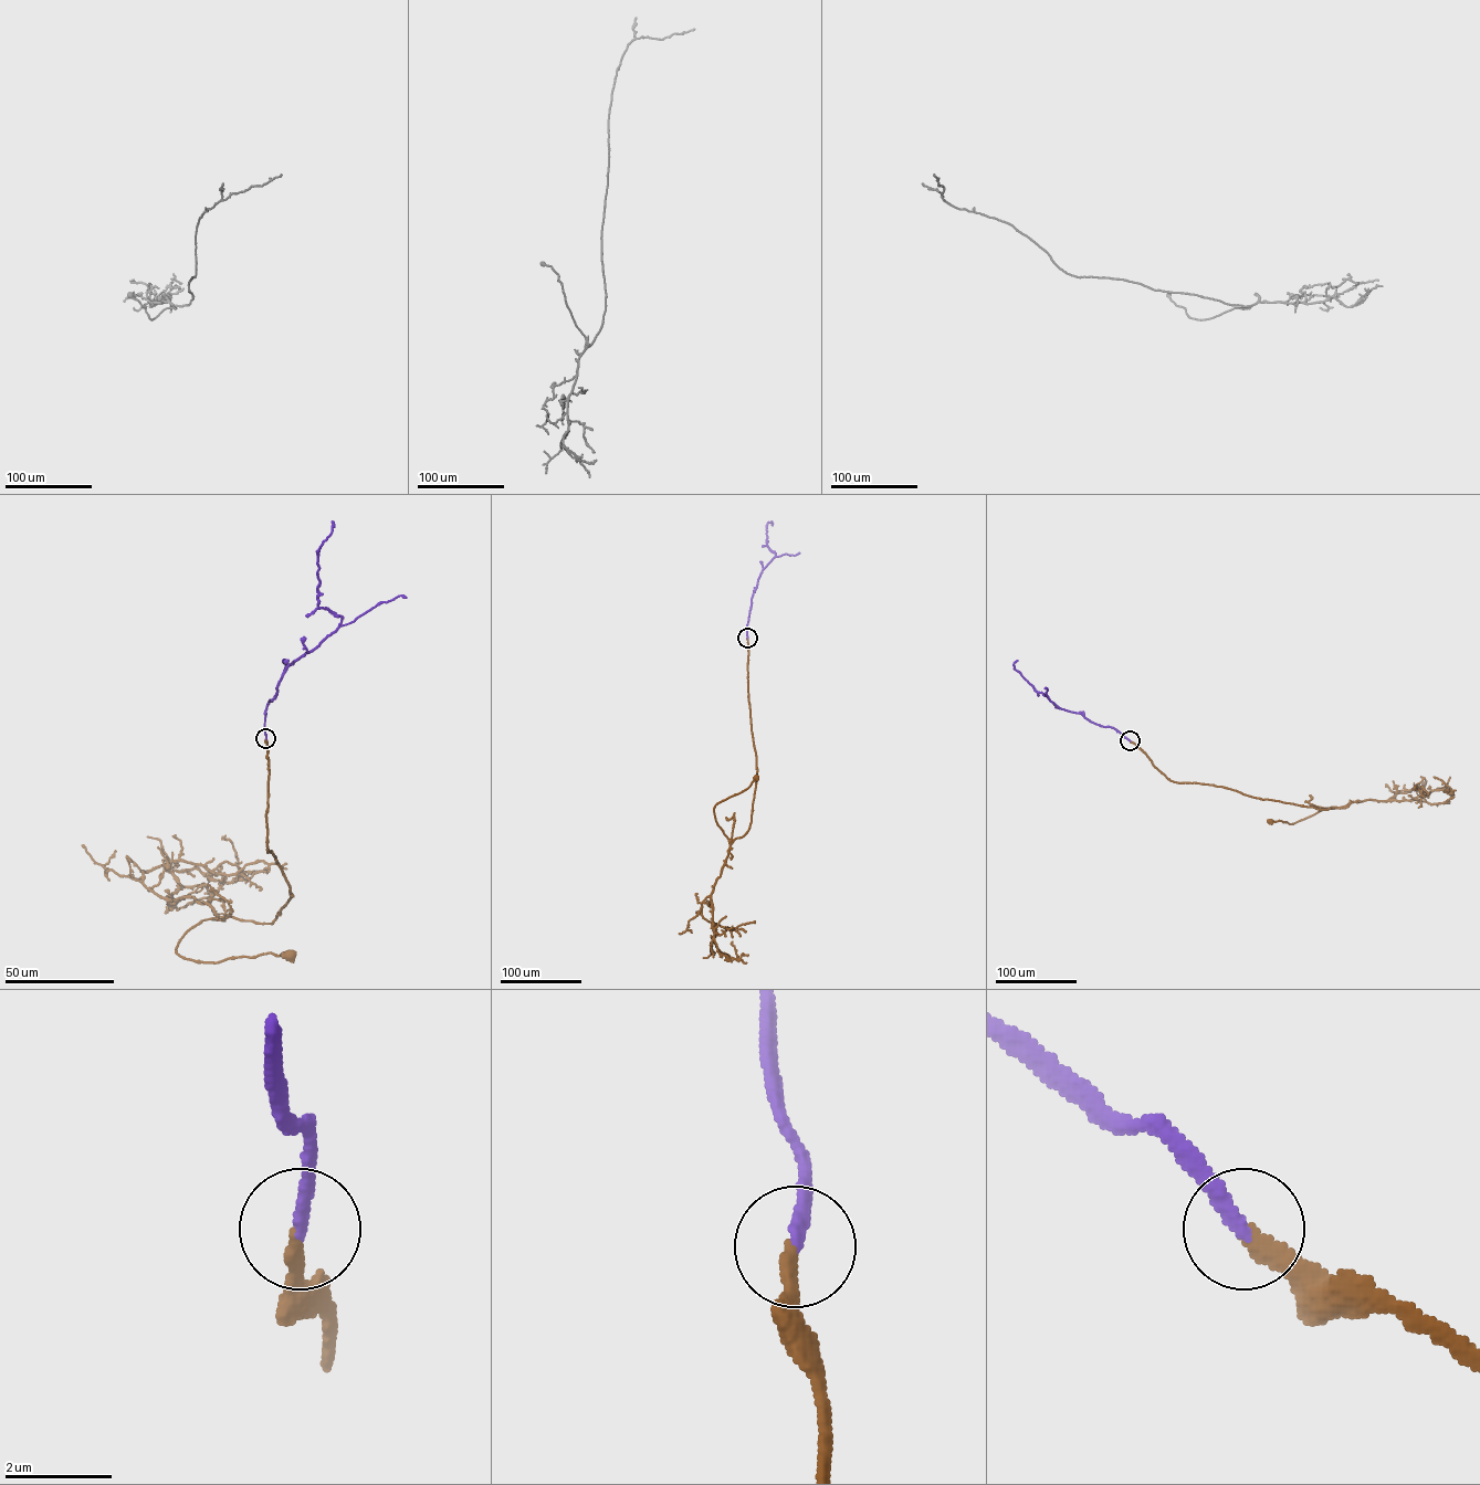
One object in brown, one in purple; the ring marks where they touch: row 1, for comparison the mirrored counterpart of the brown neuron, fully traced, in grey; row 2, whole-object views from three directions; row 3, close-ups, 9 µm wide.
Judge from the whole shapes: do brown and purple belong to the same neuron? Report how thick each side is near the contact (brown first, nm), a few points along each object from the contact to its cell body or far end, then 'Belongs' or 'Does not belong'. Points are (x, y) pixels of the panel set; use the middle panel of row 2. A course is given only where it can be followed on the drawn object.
Thickness 280 nm (brown) against 240 nm. Course of brown: (747, 638), (748, 697), (756, 776), (749, 828), (730, 845), (715, 819), (713, 808), (747, 789), (756, 778). Course of purple: (747, 638), (753, 592), (762, 570), (776, 554), (766, 545), (766, 525), (770, 522), (772, 525). Belongs

